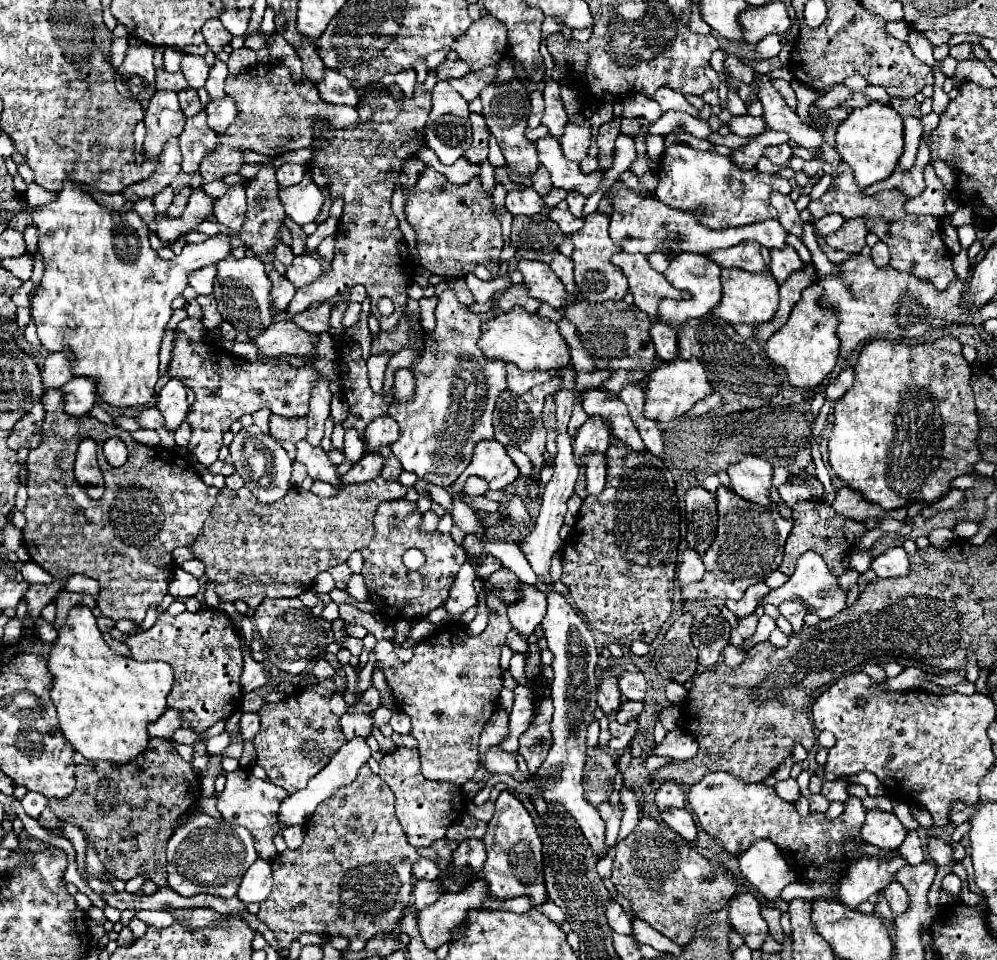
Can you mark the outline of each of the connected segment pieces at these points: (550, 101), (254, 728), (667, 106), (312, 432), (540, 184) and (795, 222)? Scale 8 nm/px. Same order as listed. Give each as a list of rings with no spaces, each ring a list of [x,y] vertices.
[[[545,77],[543,97],[545,97],[545,113],[543,113],[541,125],[545,125],[555,139],[559,139],[565,131],[567,115],[565,115],[563,101],[559,95],[559,83],[555,83],[551,77]]]
[[[243,713],[241,717],[241,737],[253,739],[259,731],[259,713]]]
[[[657,89],[655,95],[651,95],[649,99],[657,101],[663,111],[685,111],[685,113],[691,113],[693,117],[699,118],[700,112],[693,105],[689,105],[683,95],[679,95],[673,89]]]
[[[319,377],[319,381],[311,389],[309,399],[309,413],[307,413],[307,441],[311,445],[319,445],[323,439],[323,425],[329,417],[329,403],[331,403],[331,391],[329,391],[329,379]]]
[[[543,165],[537,169],[537,173],[531,177],[531,187],[543,197],[543,195],[547,195],[551,189],[553,189],[553,185],[551,185],[551,177],[547,177],[547,169],[543,169]]]
[[[779,191],[771,193],[771,205],[779,211],[779,223],[793,233],[795,237],[803,239],[803,221],[799,217],[799,211],[795,209],[795,203],[789,195],[781,195]]]

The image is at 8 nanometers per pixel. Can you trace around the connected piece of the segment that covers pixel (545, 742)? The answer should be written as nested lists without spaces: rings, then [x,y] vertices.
[[[537,709],[535,721],[527,729],[527,733],[519,737],[519,755],[523,755],[529,775],[535,773],[535,769],[539,769],[539,765],[545,761],[551,749],[551,729],[549,729],[551,715],[553,715],[551,711]]]

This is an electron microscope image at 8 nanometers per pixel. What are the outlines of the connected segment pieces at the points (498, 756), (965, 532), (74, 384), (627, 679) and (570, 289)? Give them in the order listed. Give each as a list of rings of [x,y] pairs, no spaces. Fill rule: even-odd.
[[[491,747],[485,753],[483,765],[487,771],[491,773],[505,773],[505,775],[513,775],[517,771],[517,757],[515,753],[507,753],[499,747]]]
[[[959,521],[951,531],[961,539],[971,539],[977,533],[977,527],[979,525],[975,521]]]
[[[73,377],[71,381],[67,381],[61,387],[61,393],[63,393],[63,409],[75,417],[81,417],[87,411],[91,411],[97,399],[95,383],[83,377]]]
[[[623,671],[617,677],[619,681],[619,691],[623,697],[631,699],[631,701],[643,701],[645,699],[645,689],[647,689],[647,681],[645,675],[639,671]]]
[[[555,253],[553,261],[551,261],[551,269],[563,281],[567,293],[575,295],[577,293],[577,287],[575,287],[575,281],[573,281],[573,261],[569,257],[561,255],[561,253]]]

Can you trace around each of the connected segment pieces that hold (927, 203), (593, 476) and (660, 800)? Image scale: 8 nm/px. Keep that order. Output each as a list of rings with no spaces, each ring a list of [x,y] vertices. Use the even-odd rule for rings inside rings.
[[[931,165],[925,167],[925,179],[929,179],[925,191],[915,197],[905,201],[905,211],[909,215],[933,215],[935,219],[945,217],[945,197],[947,197],[947,189],[943,185],[943,181],[935,175],[935,169]]]
[[[591,453],[587,457],[587,493],[601,493],[605,487],[605,455]]]
[[[663,781],[655,795],[655,803],[663,811],[673,807],[685,807],[685,787],[675,781]]]

